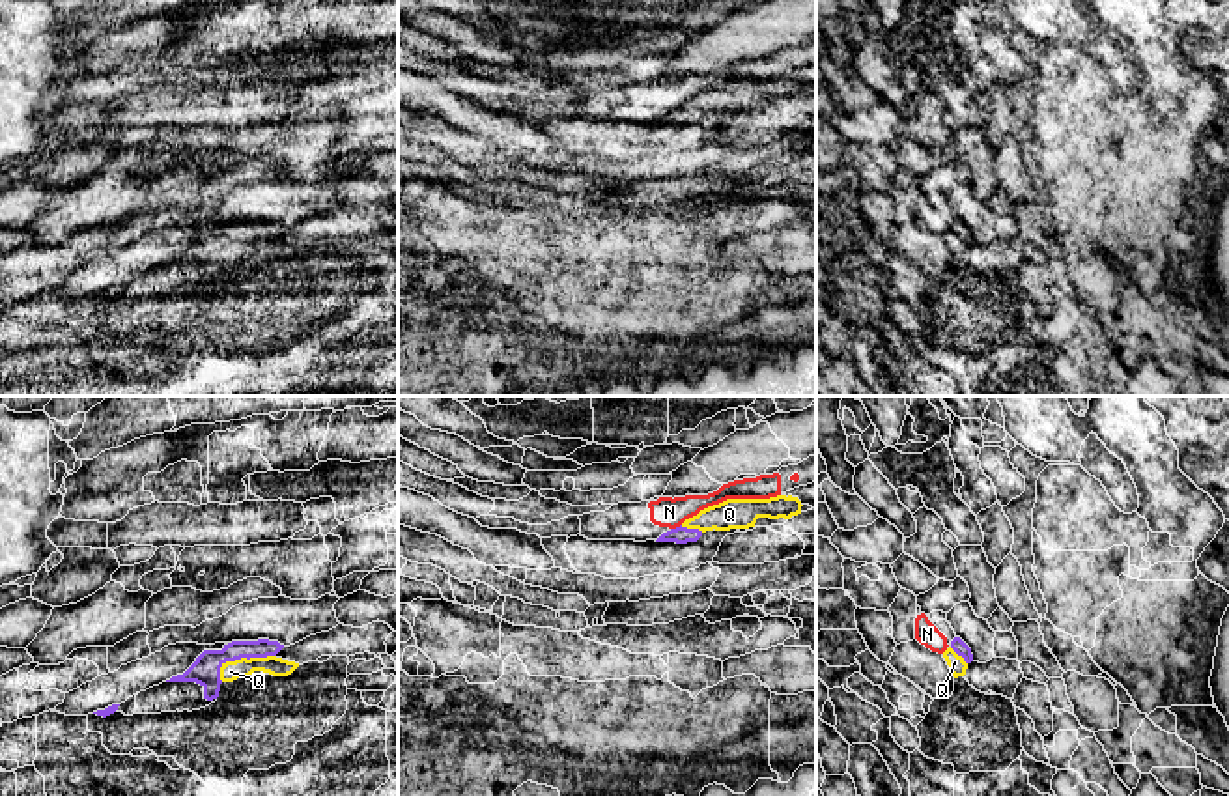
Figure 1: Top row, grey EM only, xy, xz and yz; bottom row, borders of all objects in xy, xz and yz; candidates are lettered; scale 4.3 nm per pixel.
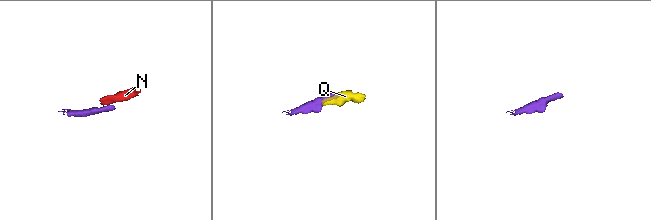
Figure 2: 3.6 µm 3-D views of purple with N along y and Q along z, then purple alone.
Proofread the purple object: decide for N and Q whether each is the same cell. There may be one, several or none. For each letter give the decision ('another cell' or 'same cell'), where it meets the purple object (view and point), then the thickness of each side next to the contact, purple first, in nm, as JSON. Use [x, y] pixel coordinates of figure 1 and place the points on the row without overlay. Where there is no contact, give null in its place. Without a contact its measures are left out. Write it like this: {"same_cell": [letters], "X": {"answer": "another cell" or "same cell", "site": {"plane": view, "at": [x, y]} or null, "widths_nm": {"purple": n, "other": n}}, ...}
{"same_cell": ["Q"], "N": {"answer": "another cell", "site": {"plane": "xz", "at": [677, 109]}, "widths_nm": {"purple": 80, "other": 130}}, "Q": {"answer": "same cell", "site": {"plane": "xy", "at": [241, 238]}, "widths_nm": {"purple": 130, "other": 90}}}

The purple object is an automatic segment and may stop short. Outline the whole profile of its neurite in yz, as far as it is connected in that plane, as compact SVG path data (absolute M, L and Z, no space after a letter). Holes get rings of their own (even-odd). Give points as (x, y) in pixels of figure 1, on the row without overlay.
M960 219L951 222L951 228L943 234L943 239L954 260L964 258L968 247L973 243L971 230Z

